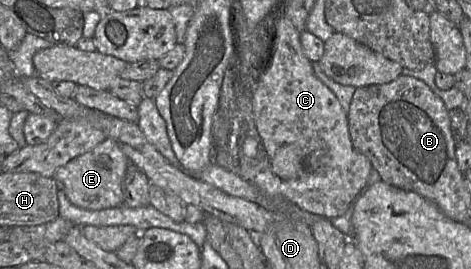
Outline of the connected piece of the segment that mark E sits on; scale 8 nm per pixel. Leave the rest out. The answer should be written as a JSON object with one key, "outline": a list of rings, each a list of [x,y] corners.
{"outline":[[[108,138],[91,151],[59,167],[53,178],[68,200],[78,208],[90,211],[110,209],[124,205],[123,182],[129,163],[118,142]]]}

